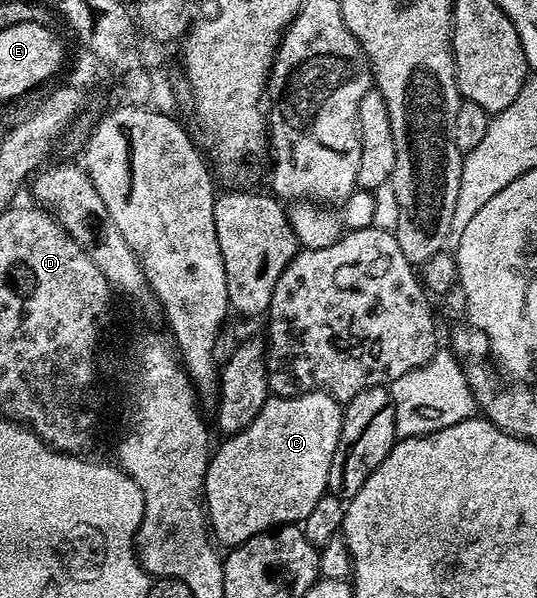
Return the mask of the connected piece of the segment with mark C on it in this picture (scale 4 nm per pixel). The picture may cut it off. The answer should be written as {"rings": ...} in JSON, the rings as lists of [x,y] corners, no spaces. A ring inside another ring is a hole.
{"rings":[[[310,388],[291,398],[270,396],[267,397],[264,408],[260,408],[260,412],[256,418],[246,428],[241,430],[239,434],[229,435],[225,440],[222,440],[226,442],[220,443],[219,446],[217,443],[216,449],[211,453],[210,463],[206,465],[204,509],[208,515],[209,529],[219,543],[222,541],[226,545],[226,548],[241,546],[243,542],[248,541],[250,538],[255,538],[257,534],[263,534],[266,530],[273,530],[287,524],[301,523],[302,519],[308,516],[308,512],[312,512],[312,507],[316,504],[316,500],[320,500],[320,496],[327,493],[328,468],[332,468],[332,456],[336,452],[336,444],[340,440],[343,409],[343,403],[339,402],[337,398],[333,398],[331,394],[326,393],[321,388]]]}

